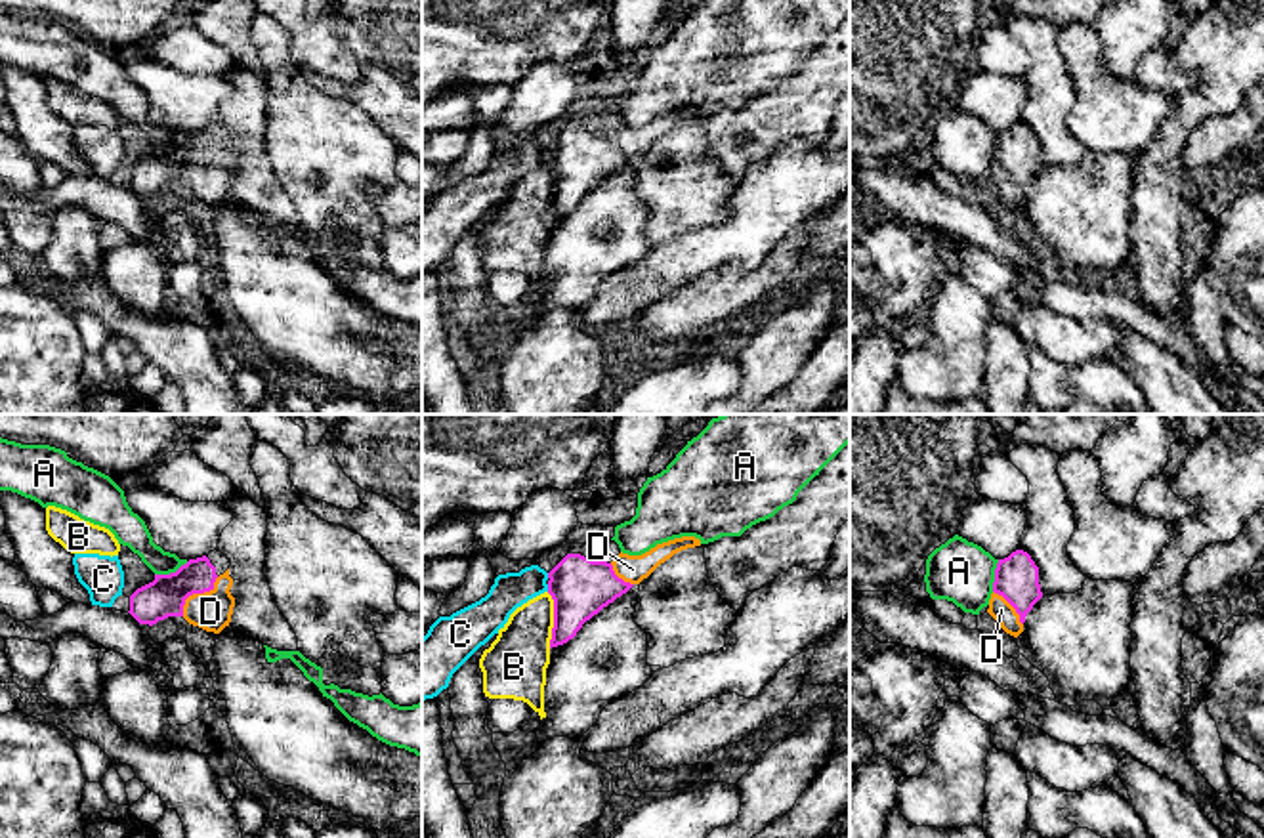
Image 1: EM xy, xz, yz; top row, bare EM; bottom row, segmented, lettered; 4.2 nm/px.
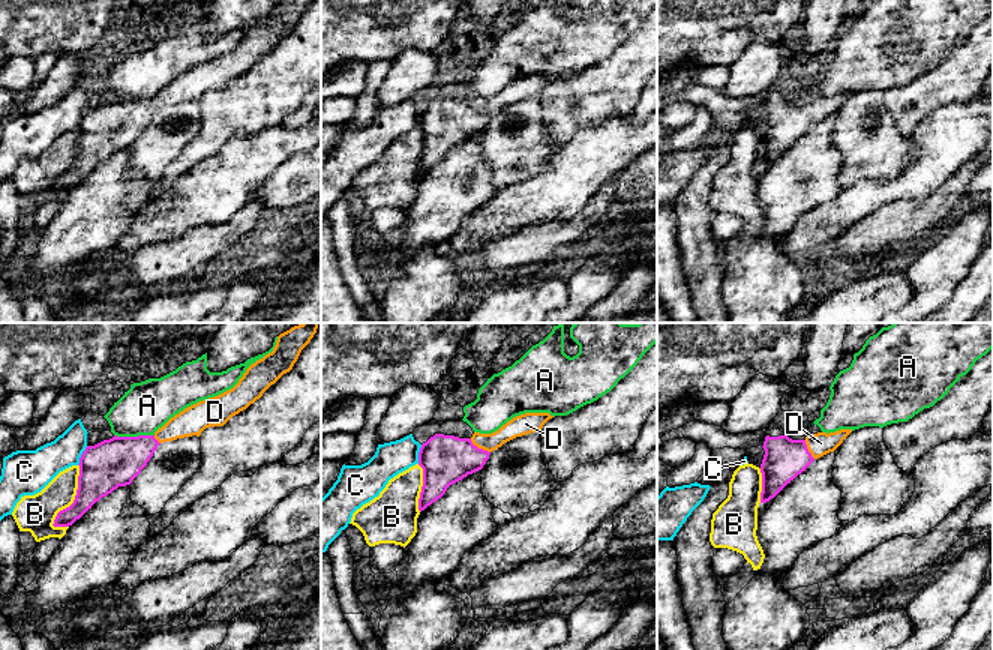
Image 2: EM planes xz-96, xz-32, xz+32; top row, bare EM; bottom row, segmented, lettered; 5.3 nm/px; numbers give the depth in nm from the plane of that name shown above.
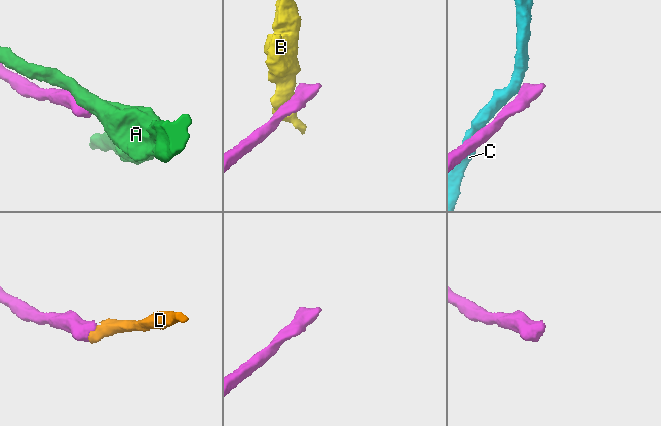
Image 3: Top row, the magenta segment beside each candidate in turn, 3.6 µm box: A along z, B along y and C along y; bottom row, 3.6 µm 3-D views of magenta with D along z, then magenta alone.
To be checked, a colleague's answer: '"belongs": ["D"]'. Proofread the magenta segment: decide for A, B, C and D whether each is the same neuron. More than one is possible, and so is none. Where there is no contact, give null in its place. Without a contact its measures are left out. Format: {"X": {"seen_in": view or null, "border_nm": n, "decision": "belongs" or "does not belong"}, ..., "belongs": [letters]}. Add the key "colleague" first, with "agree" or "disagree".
{"colleague": "agree", "A": {"seen_in": "xy", "border_nm": 160, "decision": "does not belong"}, "B": {"seen_in": "xz", "border_nm": 240, "decision": "does not belong"}, "C": {"seen_in": "xz", "border_nm": 30, "decision": "does not belong"}, "D": {"seen_in": "xy", "border_nm": 220, "decision": "belongs"}, "belongs": ["D"]}

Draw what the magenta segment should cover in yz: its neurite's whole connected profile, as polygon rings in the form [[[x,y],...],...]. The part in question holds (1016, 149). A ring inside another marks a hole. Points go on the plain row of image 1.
[[[1023,122],[999,132],[987,185],[1001,200],[1018,210],[1033,178],[1043,170],[1039,139]]]

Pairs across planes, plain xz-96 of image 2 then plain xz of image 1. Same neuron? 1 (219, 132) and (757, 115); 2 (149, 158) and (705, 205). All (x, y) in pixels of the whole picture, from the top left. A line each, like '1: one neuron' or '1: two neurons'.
1: one neuron
2: one neuron

